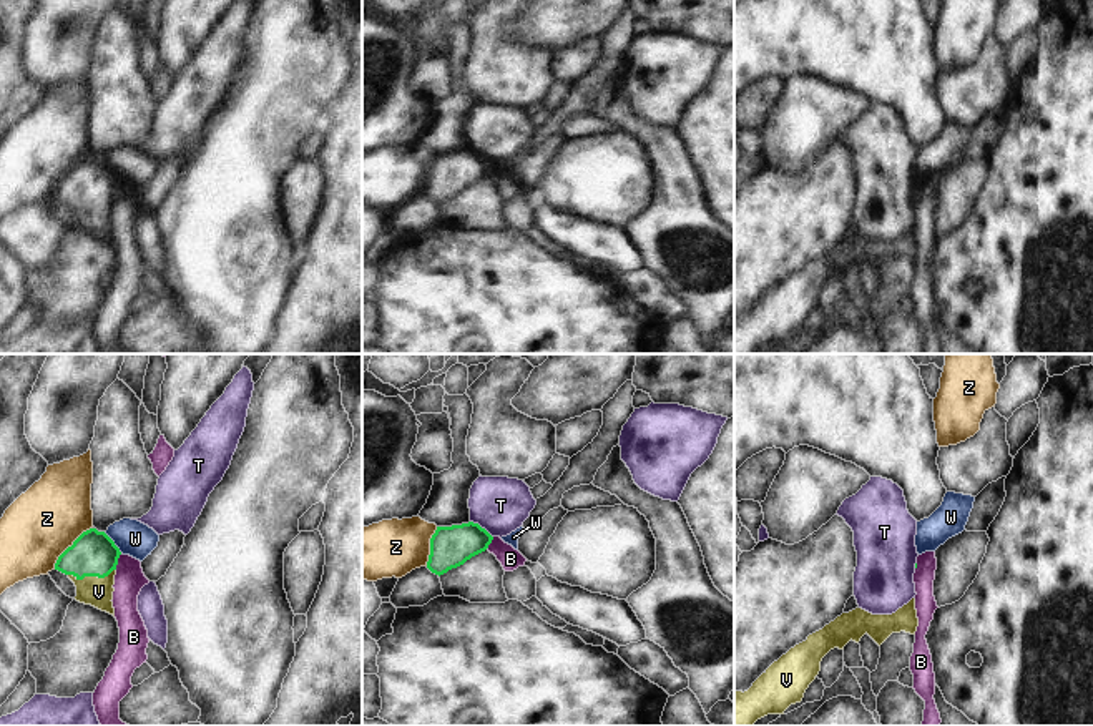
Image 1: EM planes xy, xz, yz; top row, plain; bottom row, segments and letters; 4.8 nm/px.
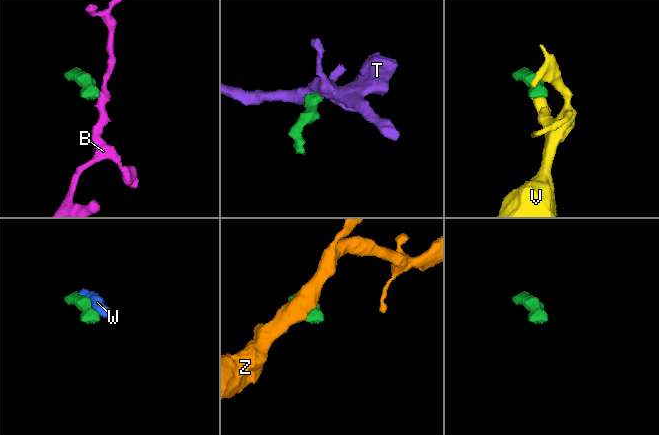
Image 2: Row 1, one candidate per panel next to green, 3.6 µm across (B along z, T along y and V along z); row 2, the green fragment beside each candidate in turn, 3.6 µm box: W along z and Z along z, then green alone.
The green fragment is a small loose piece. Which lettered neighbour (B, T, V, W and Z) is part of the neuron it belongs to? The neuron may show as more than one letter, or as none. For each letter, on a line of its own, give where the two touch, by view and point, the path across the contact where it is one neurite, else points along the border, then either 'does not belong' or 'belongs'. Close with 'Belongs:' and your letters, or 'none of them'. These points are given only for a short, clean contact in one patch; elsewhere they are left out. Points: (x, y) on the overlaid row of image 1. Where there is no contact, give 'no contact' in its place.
B: meets green in xy at (117, 562); border along xy (122, 554), (115, 569); does not belong
T: meets green in xz at (480, 527); border along xz (470, 520), (477, 522), (492, 537); does not belong
V: meets green in xy at (92, 575); runs through xy (93, 554), (92, 575), (98, 592); belongs
W: meets green in xy at (113, 542); does not belong
Z: meets green in xy at (68, 547); does not belong
Belongs: V

